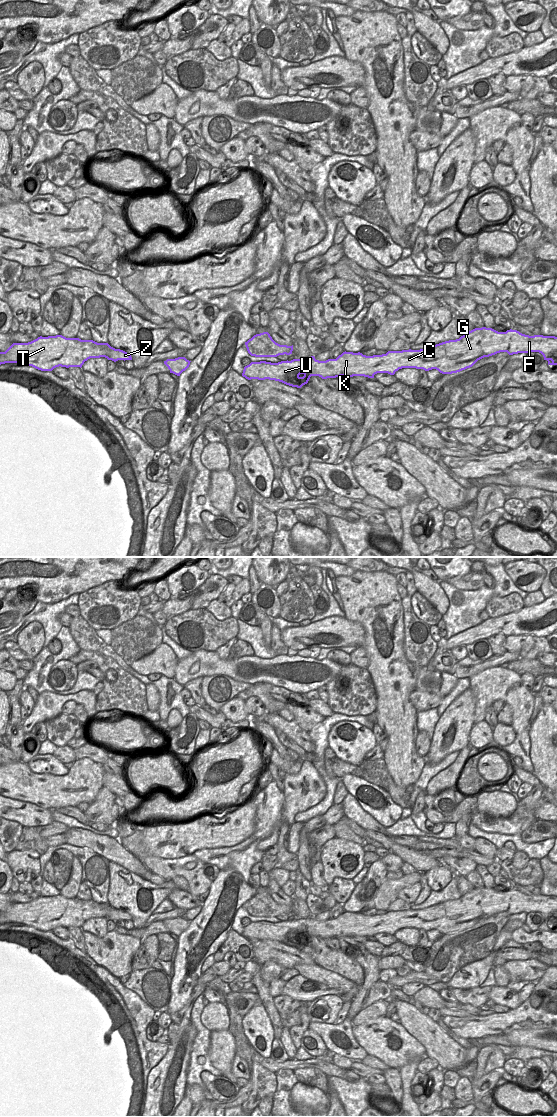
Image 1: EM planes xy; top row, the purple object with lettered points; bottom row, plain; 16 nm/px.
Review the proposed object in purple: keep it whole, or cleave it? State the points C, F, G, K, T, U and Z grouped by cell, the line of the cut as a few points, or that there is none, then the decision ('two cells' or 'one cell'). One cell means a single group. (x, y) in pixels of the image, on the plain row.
C F G K T U / Z; cut in xy along (168, 927), (174, 928), (177, 926), (180, 933); two cells

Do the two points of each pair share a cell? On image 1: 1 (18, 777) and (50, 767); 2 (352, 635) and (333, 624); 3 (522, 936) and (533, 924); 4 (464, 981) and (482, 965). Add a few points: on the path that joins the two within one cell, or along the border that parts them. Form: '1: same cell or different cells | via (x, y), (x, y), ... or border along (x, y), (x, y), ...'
1: different cells | border along (26, 764), (33, 772), (51, 773), (56, 776)
2: same cell | via (347, 633), (342, 633), (338, 629)
3: different cells | border along (537, 929), (532, 932)
4: same cell | via (468, 978), (478, 969)

